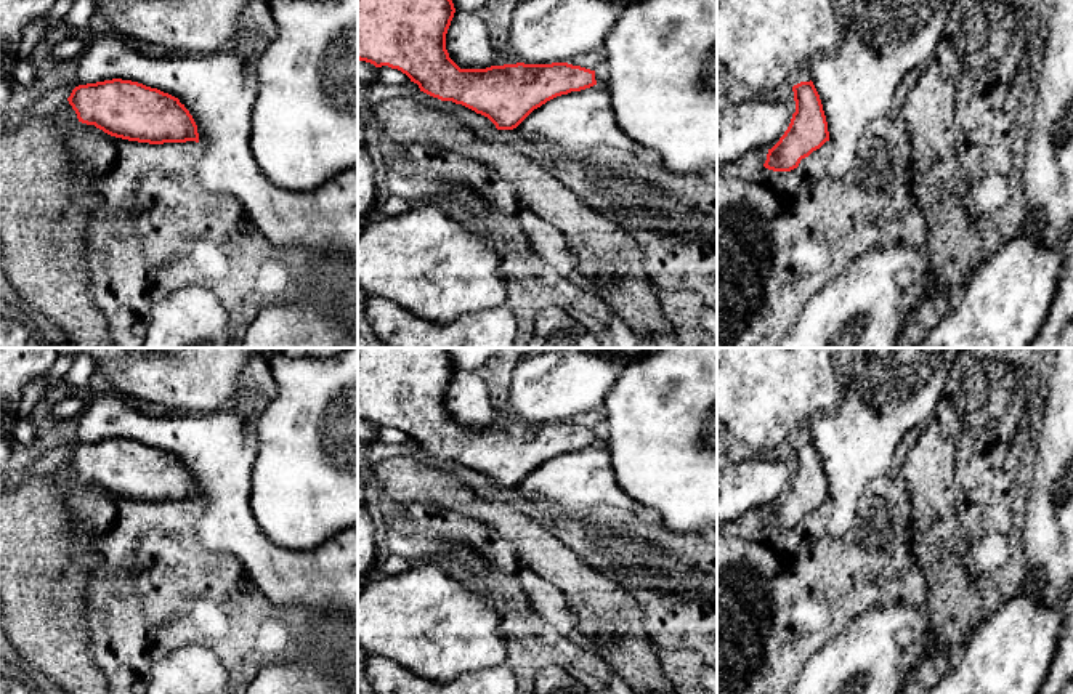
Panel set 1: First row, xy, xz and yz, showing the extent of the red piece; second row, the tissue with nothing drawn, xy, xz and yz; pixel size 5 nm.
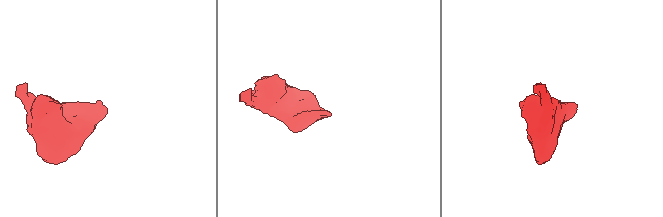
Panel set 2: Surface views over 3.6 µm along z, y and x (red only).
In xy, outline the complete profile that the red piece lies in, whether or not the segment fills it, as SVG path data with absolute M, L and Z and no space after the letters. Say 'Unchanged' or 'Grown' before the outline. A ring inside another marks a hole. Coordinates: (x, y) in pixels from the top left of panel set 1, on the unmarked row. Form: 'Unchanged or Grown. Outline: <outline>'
Unchanged. Outline: M138 441L79 444L67 457L79 481L138 502L199 502L197 484L178 457Z

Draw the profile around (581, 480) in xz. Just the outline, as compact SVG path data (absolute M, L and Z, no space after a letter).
M606 444L557 455L534 468L516 487L526 502L584 513L600 505L637 513L642 505L616 482Z

